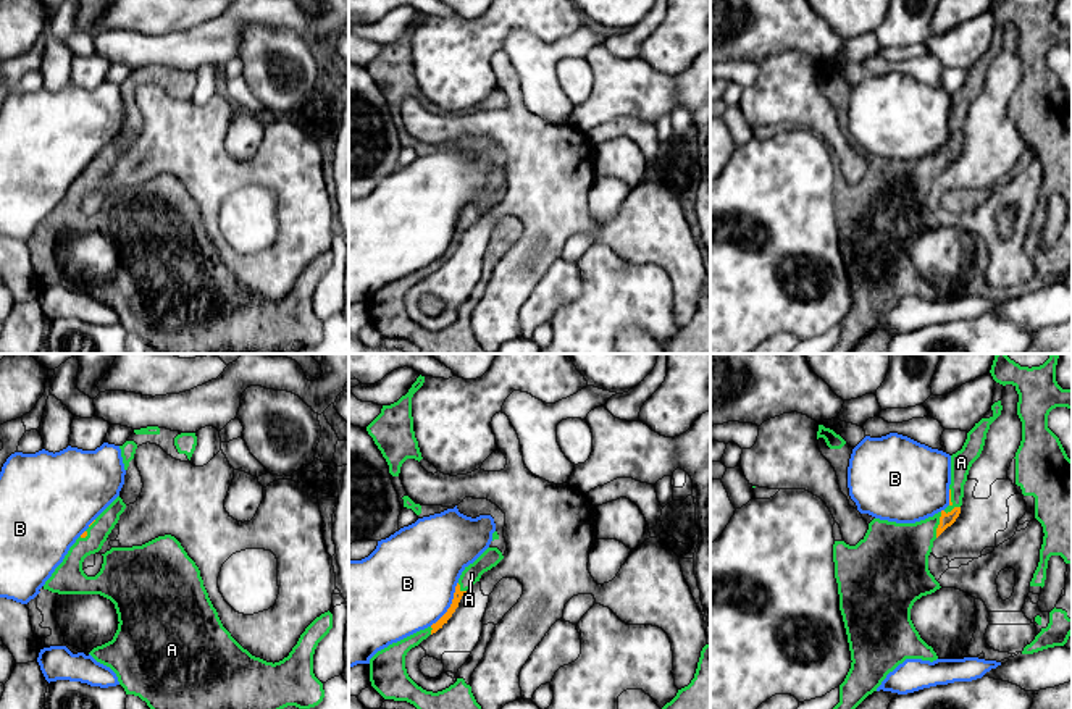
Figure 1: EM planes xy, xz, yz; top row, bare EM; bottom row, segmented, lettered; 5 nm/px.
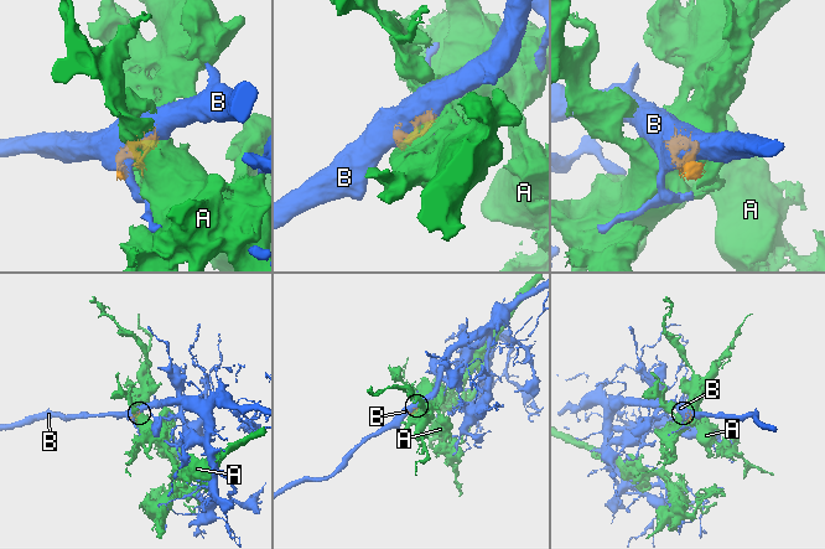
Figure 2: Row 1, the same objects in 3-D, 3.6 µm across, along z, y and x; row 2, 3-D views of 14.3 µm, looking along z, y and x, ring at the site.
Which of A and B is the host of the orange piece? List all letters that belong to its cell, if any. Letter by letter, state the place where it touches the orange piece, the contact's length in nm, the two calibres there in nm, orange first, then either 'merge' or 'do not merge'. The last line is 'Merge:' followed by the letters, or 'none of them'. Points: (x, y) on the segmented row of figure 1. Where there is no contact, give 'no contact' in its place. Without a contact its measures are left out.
A: meets orange in yz at (945, 512); contact 260 nm long; 70 nm thick on the orange side, 100 nm on the other; merge
B: meets orange in xz at (451, 604); contact 260 nm long; 50 nm thick on the orange side, 480 nm on the other; do not merge
Merge: A

